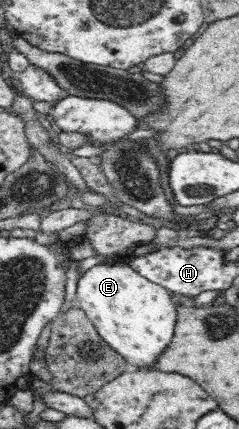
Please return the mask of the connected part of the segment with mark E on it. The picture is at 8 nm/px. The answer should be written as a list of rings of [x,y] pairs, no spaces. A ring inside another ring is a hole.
[[[128,263],[98,264],[78,279],[78,306],[94,324],[102,341],[122,356],[130,370],[157,373],[158,357],[168,349],[175,333],[177,303],[173,293],[142,278]]]

